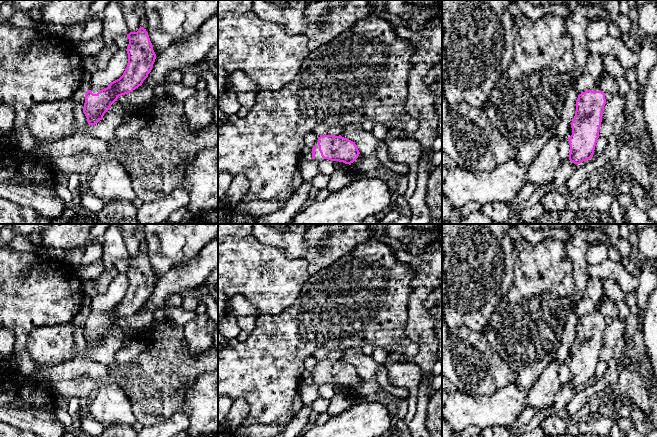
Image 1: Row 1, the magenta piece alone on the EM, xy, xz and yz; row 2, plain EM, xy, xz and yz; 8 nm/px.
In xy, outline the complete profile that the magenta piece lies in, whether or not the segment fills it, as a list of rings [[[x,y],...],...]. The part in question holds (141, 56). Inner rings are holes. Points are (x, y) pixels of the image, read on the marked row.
[[[140,26],[137,32],[130,32],[127,37],[128,63],[123,75],[111,82],[107,88],[92,88],[85,94],[83,113],[91,126],[103,119],[104,114],[119,96],[141,86],[153,68],[156,54],[148,32]]]

